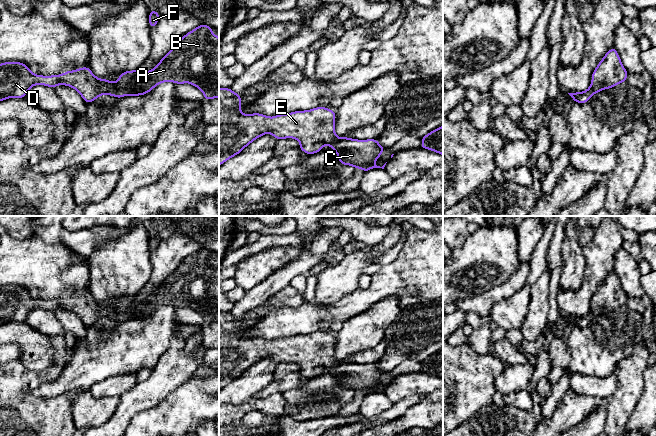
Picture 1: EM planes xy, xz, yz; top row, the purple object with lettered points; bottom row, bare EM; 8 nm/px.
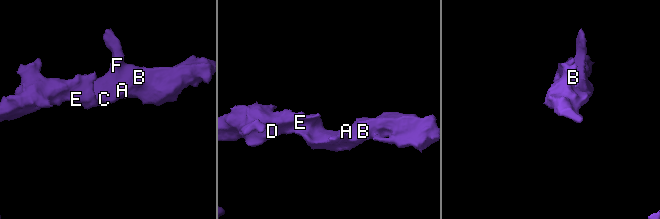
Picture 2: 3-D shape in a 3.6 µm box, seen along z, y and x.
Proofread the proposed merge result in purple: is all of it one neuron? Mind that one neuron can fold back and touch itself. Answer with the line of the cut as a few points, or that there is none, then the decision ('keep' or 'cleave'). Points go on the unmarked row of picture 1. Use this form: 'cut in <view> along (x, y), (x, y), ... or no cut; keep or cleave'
no cut; keep

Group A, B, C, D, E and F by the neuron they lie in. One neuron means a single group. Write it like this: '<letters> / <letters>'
A B C D E F

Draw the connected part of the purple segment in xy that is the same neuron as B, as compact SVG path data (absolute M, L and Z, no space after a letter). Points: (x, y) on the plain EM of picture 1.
M201 248L188 256L160 284L154 293L145 297L142 296L141 291L134 295L124 295L116 306L97 302L89 291L67 295L61 299L42 300L32 297L27 289L21 286L1 287L0 325L11 321L25 322L29 313L37 308L51 312L57 309L70 310L82 320L86 327L90 327L105 318L116 322L145 319L162 306L190 307L203 316L205 324L219 322L219 262L212 257L211 251Z

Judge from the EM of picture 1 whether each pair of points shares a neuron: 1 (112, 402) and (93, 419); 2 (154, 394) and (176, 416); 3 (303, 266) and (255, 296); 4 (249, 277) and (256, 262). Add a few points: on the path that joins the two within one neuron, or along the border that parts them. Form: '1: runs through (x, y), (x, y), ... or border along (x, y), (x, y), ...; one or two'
1: runs through (107, 406), (98, 414); one
2: border along (179, 386), (175, 387), (154, 405), (139, 411); two
3: runs through (291, 269), (267, 287); one
4: runs through (249, 273), (256, 266); one

